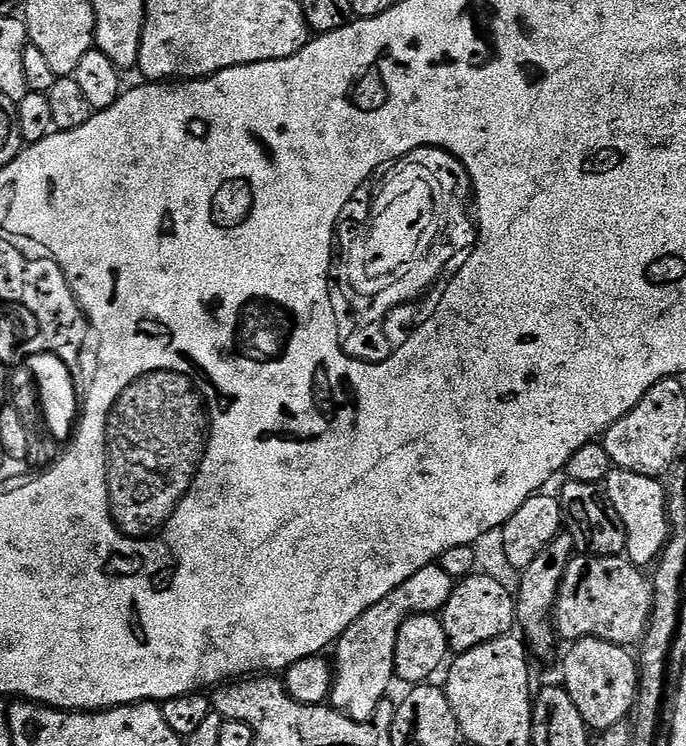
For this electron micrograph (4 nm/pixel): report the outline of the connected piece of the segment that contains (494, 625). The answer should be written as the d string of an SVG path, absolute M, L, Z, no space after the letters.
M480 575L466 576L459 581L453 587L442 613L449 649L456 654L469 652L494 638L509 635L518 624L513 589L508 589L492 576Z

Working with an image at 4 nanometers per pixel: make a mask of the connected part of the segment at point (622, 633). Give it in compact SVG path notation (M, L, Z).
M577 554L572 557L568 573L564 575L564 585L556 599L554 627L561 641L575 642L586 638L598 638L611 644L632 646L645 635L652 614L653 585L649 577L643 576L641 569L623 555L594 556Z

